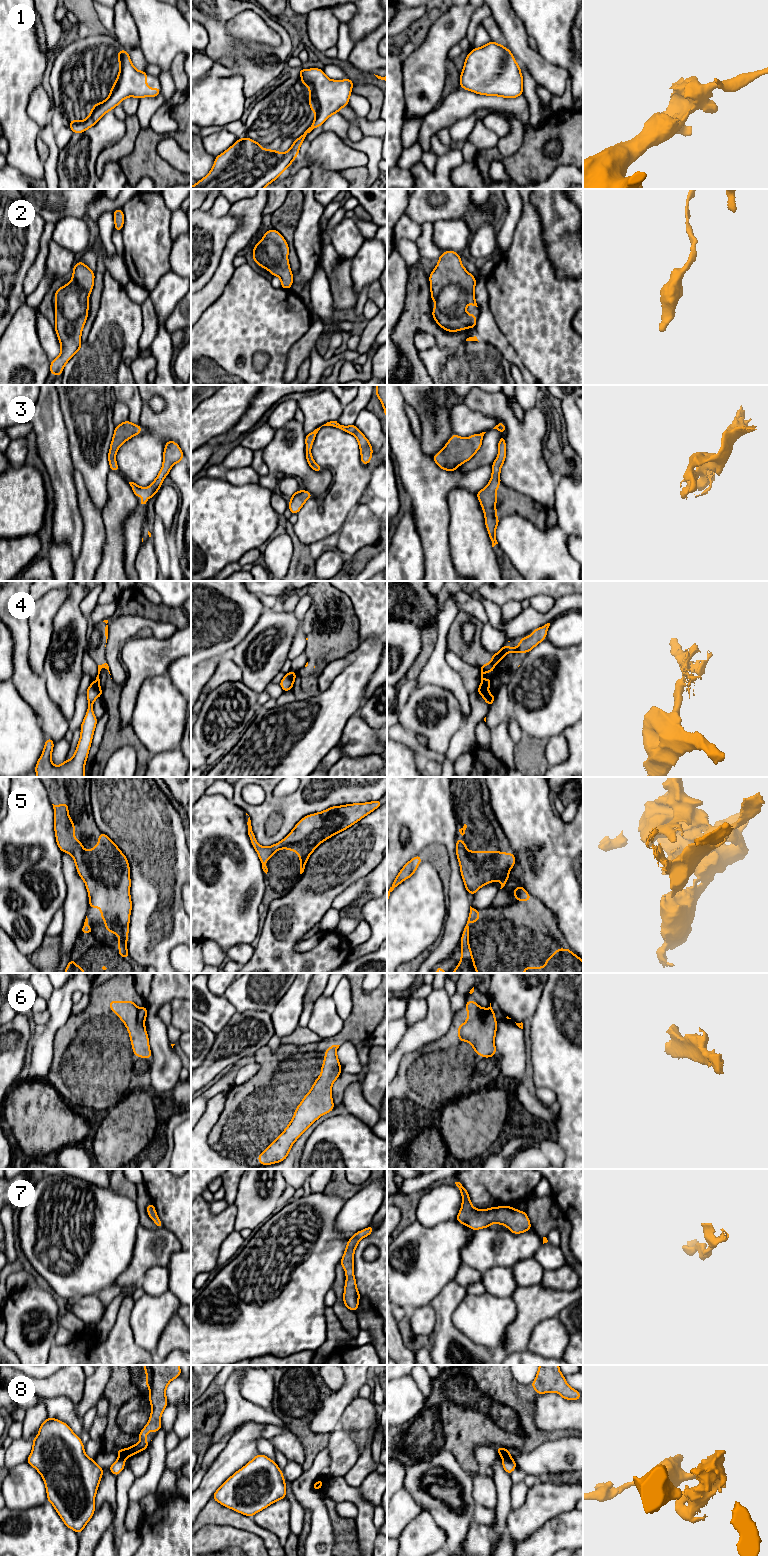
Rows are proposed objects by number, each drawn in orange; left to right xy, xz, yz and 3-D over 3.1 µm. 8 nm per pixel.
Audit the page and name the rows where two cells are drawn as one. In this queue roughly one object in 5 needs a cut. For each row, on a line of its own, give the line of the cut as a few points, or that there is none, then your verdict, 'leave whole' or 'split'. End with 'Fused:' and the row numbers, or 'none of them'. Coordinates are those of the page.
1: no cut; leave whole
2: no cut; leave whole
3: no cut; leave whole
4: cut in xy along (94, 681), (100, 695); split
5: no cut; leave whole
6: no cut; leave whole
7: no cut; leave whole
8: cut in yz along (509, 1455), (503, 1457); split
Fused: 4, 8

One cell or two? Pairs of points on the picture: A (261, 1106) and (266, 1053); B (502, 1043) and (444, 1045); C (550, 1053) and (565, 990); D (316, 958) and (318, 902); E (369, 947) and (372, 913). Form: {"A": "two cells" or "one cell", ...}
{"A": "one cell", "B": "two cells", "C": "one cell", "D": "one cell", "E": "one cell"}

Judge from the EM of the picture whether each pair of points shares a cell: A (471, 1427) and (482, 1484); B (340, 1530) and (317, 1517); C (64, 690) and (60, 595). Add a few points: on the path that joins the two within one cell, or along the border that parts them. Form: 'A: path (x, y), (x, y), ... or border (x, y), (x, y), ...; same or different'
A: border (478, 1468), (473, 1473), (468, 1474); different
B: border (324, 1503), (331, 1522), (335, 1543); different
C: border (70, 591), (55, 614), (54, 628); different

